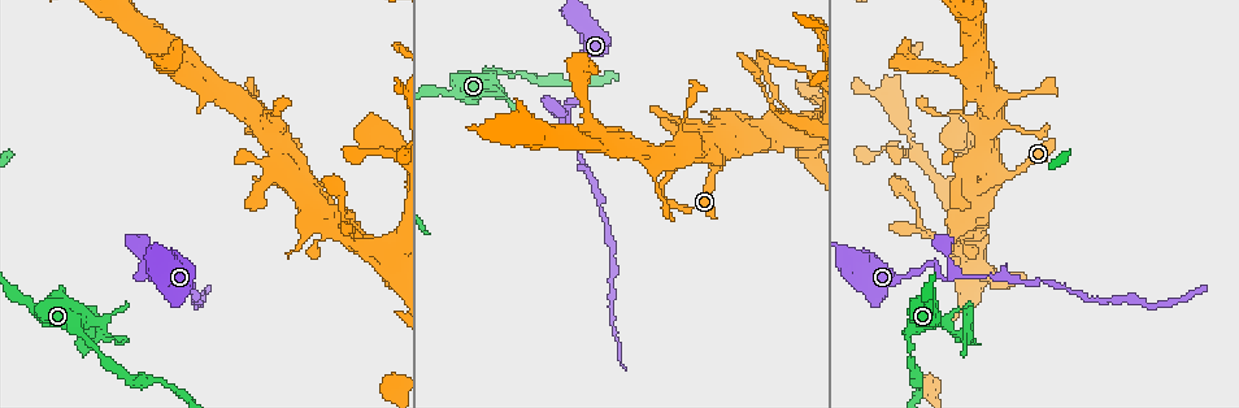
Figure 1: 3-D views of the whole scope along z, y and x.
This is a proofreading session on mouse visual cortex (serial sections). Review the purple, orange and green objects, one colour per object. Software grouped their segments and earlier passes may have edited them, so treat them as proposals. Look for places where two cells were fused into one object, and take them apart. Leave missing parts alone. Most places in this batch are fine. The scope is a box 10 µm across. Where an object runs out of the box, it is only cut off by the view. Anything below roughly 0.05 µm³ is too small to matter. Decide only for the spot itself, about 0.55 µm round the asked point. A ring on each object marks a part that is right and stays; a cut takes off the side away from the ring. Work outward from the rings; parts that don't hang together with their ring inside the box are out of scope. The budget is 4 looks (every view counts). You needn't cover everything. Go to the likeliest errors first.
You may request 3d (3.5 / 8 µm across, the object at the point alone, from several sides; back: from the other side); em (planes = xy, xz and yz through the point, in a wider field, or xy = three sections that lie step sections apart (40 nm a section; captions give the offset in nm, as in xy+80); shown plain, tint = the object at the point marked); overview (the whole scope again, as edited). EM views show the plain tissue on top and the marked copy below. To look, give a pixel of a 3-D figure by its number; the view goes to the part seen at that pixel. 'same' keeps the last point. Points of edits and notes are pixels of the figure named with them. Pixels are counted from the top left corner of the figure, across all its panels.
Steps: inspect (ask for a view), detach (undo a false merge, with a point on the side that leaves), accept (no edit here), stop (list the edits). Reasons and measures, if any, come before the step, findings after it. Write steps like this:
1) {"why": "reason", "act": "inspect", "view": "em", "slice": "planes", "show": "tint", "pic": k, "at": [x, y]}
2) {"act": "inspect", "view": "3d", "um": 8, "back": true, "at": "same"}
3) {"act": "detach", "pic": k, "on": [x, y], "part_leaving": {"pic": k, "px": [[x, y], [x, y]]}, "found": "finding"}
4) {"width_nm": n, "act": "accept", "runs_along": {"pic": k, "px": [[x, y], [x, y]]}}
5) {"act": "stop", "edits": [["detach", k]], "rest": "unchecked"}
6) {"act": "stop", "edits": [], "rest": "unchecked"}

{"why": "sharp bend", "act": "inspect", "view": "3d", "um": 3.5, "pic": 1, "at": [968, 334]}

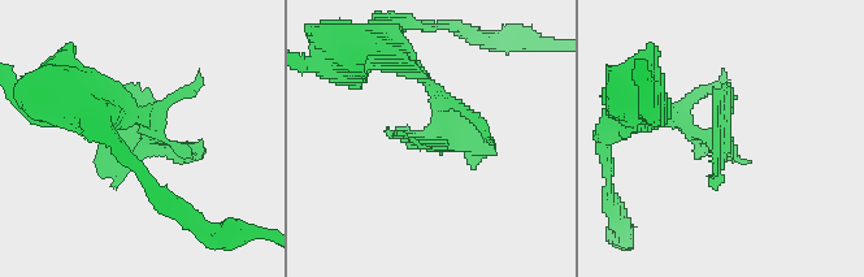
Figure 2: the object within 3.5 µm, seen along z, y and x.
{"act": "inspect", "view": "em", "slice": "xy", "step": 3, "show": "tint", "pic": 2, "at": [147, 144]}

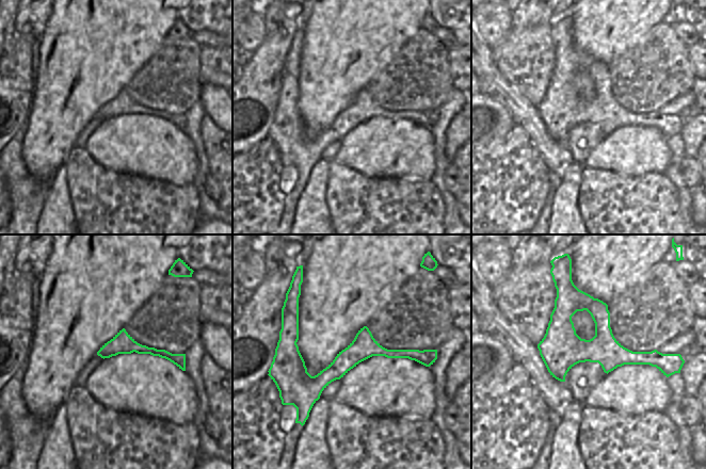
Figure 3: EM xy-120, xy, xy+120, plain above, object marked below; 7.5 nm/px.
{"act": "accept", "found": "one cell here"}

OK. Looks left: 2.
{"why": "branch point", "act": "inspect", "view": "3d", "um": 3.5, "back": true, "pic": 1, "at": [569, 118]}

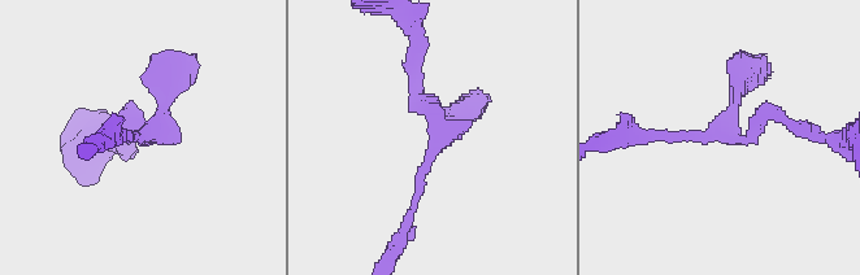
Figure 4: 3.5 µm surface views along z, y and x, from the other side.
{"arms": 3, "arm_widths_nm": [150, 150, 250], "why": "now the EM", "act": "inspect", "view": "em", "slice": "xy", "step": 5, "show": "tint", "pic": 4, "at": [149, 133]}

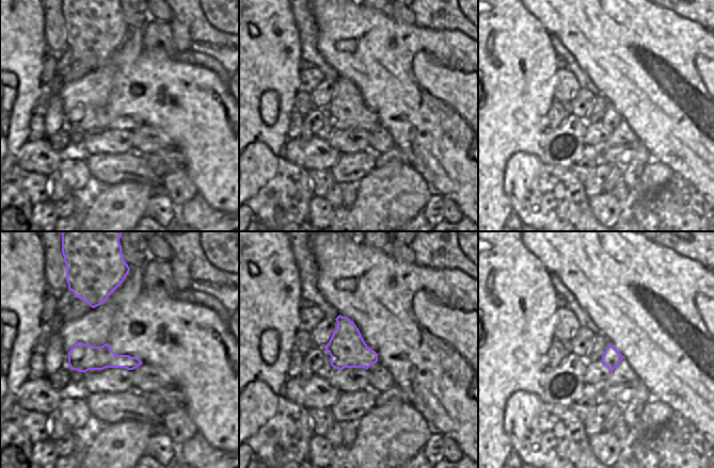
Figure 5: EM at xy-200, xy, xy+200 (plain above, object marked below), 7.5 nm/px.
{"act": "accept", "runs_along": {"pic": 4, "px": [[789, 123], [765, 112], [746, 139], [650, 139]]}, "found": "all the same cell"}

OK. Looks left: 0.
{"act": "stop", "edits": [], "rest": "unchecked"}

